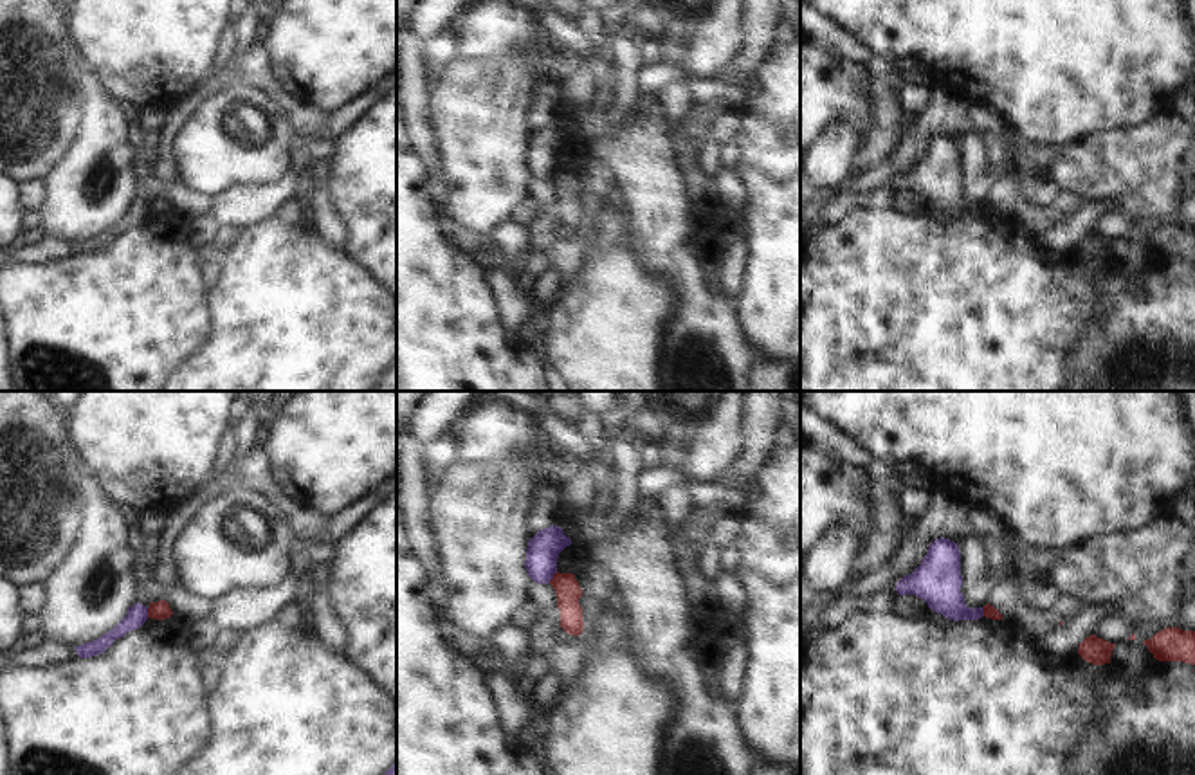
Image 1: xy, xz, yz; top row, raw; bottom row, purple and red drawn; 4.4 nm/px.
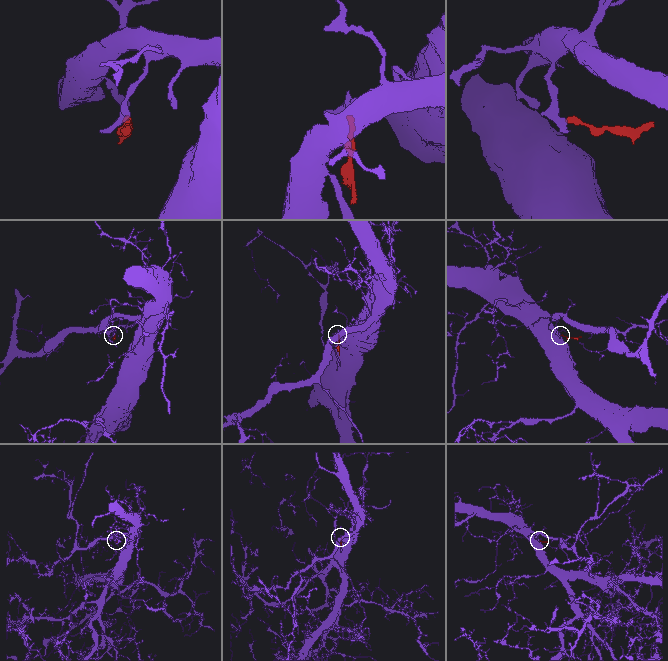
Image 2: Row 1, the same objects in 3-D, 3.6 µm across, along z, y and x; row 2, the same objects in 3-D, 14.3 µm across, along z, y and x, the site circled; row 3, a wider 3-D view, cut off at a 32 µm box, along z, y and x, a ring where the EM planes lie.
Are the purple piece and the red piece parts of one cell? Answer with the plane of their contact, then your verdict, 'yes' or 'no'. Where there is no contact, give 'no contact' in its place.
contact in xy; no

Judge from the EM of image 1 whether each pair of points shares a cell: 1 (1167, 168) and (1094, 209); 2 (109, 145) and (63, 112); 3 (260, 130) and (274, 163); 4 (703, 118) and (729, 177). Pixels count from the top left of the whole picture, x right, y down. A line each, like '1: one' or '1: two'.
1: two
2: two
3: one
4: two

